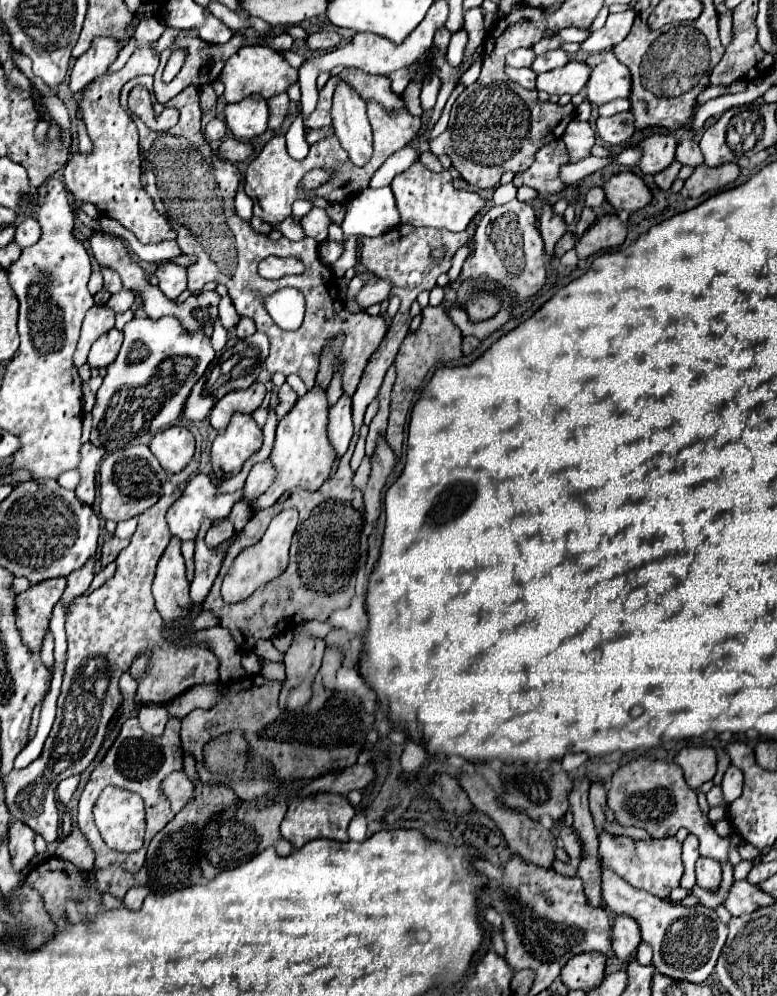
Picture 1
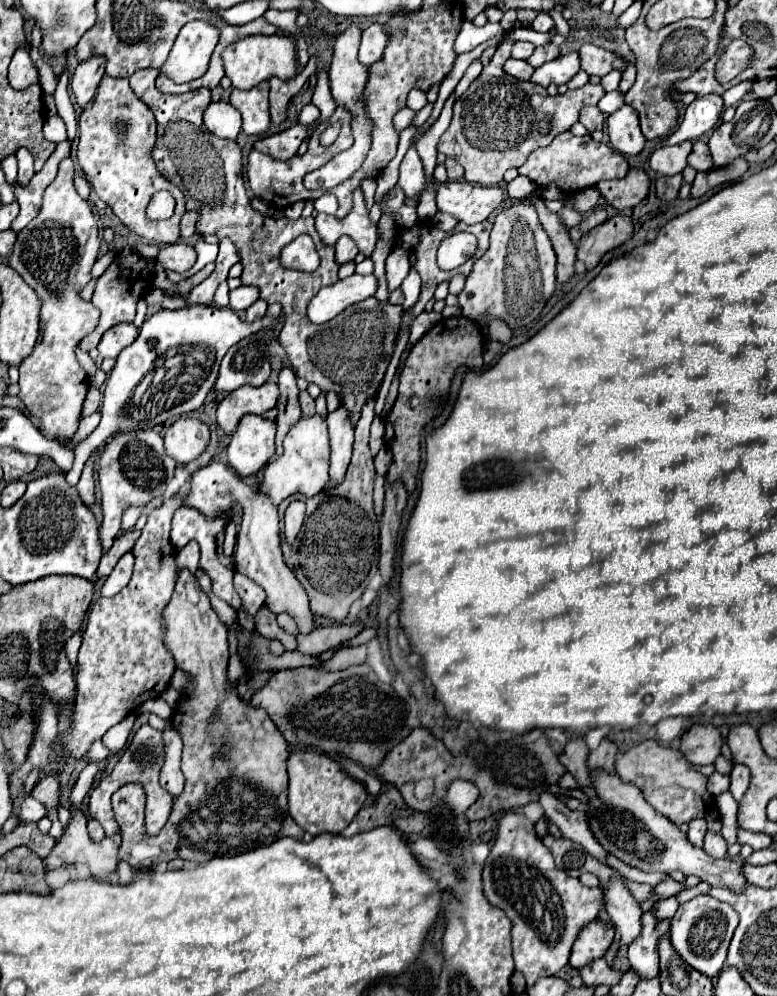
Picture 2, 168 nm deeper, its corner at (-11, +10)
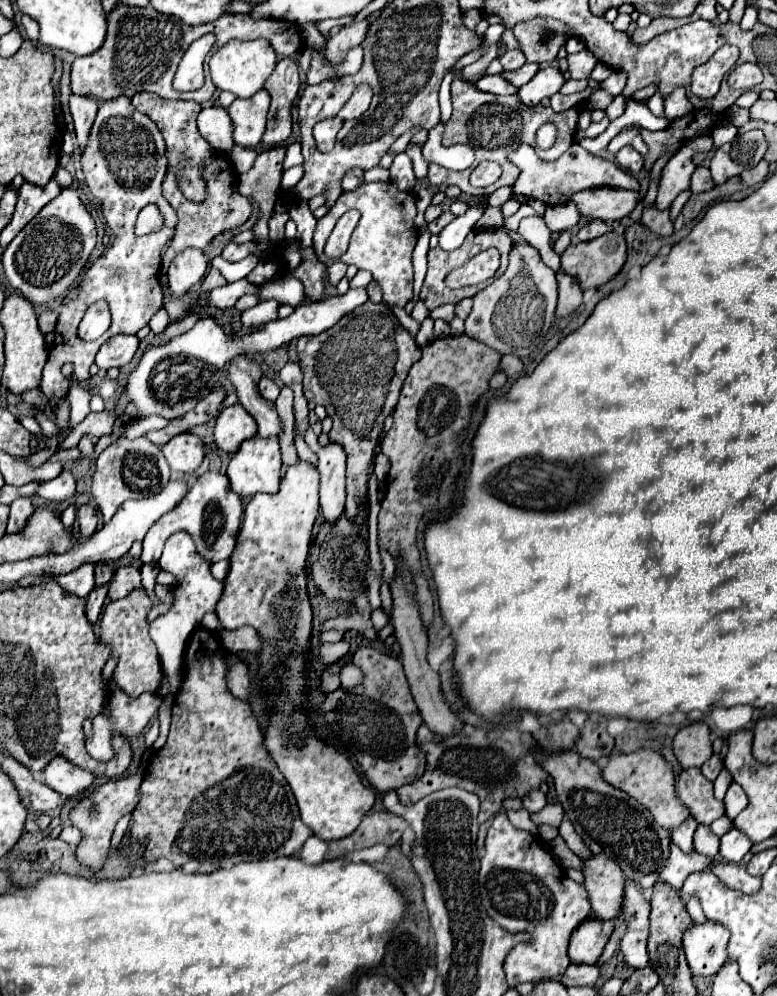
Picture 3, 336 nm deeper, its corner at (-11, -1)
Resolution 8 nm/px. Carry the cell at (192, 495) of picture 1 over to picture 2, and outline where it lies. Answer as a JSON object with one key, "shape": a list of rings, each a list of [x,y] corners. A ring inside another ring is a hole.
{"shape":[[[180,506],[174,512],[172,518],[172,532],[170,532],[170,542],[176,550],[184,548],[190,540],[196,540],[200,544],[200,570],[204,570],[210,580],[212,580],[212,592],[222,598],[224,602],[228,602],[234,610],[240,608],[240,598],[232,586],[232,576],[234,576],[234,564],[232,558],[226,558],[222,554],[222,540],[224,540],[224,516],[220,520],[204,520],[204,516],[200,516],[200,512],[196,512],[194,508],[184,508]]]}

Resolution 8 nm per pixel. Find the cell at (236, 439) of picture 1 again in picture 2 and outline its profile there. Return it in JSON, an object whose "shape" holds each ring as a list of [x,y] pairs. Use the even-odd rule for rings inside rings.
{"shape":[[[246,414],[228,444],[228,464],[240,476],[256,474],[274,456],[276,422]]]}

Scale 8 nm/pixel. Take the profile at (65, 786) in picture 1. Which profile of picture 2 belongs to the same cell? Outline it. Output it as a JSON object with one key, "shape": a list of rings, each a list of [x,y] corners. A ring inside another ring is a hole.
{"shape":[[[96,740],[90,748],[90,752],[86,754],[86,760],[88,762],[102,762],[106,760],[106,746],[102,744],[102,740]]]}

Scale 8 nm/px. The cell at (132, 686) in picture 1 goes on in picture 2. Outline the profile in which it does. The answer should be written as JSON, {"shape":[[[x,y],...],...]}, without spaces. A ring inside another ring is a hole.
{"shape":[[[160,697],[144,702],[139,711],[154,713],[163,719],[169,719],[173,714],[173,709]]]}

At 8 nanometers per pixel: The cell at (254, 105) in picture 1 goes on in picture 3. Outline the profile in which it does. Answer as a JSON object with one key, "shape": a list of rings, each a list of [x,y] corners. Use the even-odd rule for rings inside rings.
{"shape":[[[258,91],[248,99],[234,99],[228,113],[234,121],[234,141],[240,147],[256,147],[262,141],[268,113],[268,91]]]}

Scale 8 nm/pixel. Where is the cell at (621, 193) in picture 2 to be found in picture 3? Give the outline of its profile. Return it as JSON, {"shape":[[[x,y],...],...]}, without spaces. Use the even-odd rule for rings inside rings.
{"shape":[[[598,187],[598,189],[588,189],[572,195],[572,201],[578,205],[580,213],[588,219],[622,221],[638,205],[640,193],[612,189],[612,187]]]}

